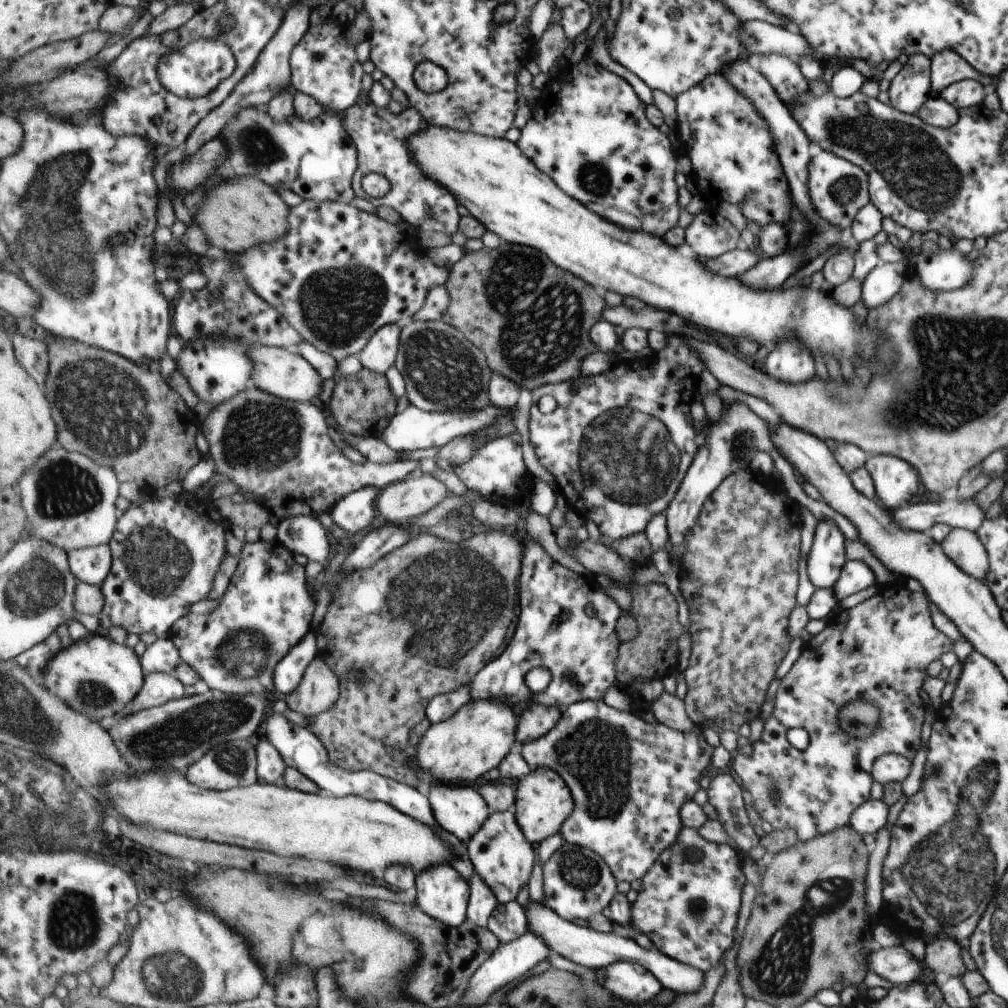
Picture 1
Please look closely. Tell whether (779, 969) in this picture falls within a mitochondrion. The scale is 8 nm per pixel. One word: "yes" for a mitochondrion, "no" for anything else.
yes

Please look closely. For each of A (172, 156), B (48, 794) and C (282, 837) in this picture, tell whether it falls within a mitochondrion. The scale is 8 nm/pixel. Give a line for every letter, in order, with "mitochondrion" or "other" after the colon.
A: other
B: mitochondrion
C: other

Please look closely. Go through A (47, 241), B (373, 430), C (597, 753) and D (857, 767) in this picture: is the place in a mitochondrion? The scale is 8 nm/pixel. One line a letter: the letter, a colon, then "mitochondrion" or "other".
A: mitochondrion
B: other
C: mitochondrion
D: other

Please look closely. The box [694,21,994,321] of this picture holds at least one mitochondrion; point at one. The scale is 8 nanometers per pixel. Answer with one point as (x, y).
(916, 168)

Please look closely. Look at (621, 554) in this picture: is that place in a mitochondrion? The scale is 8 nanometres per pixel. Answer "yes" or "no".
no

